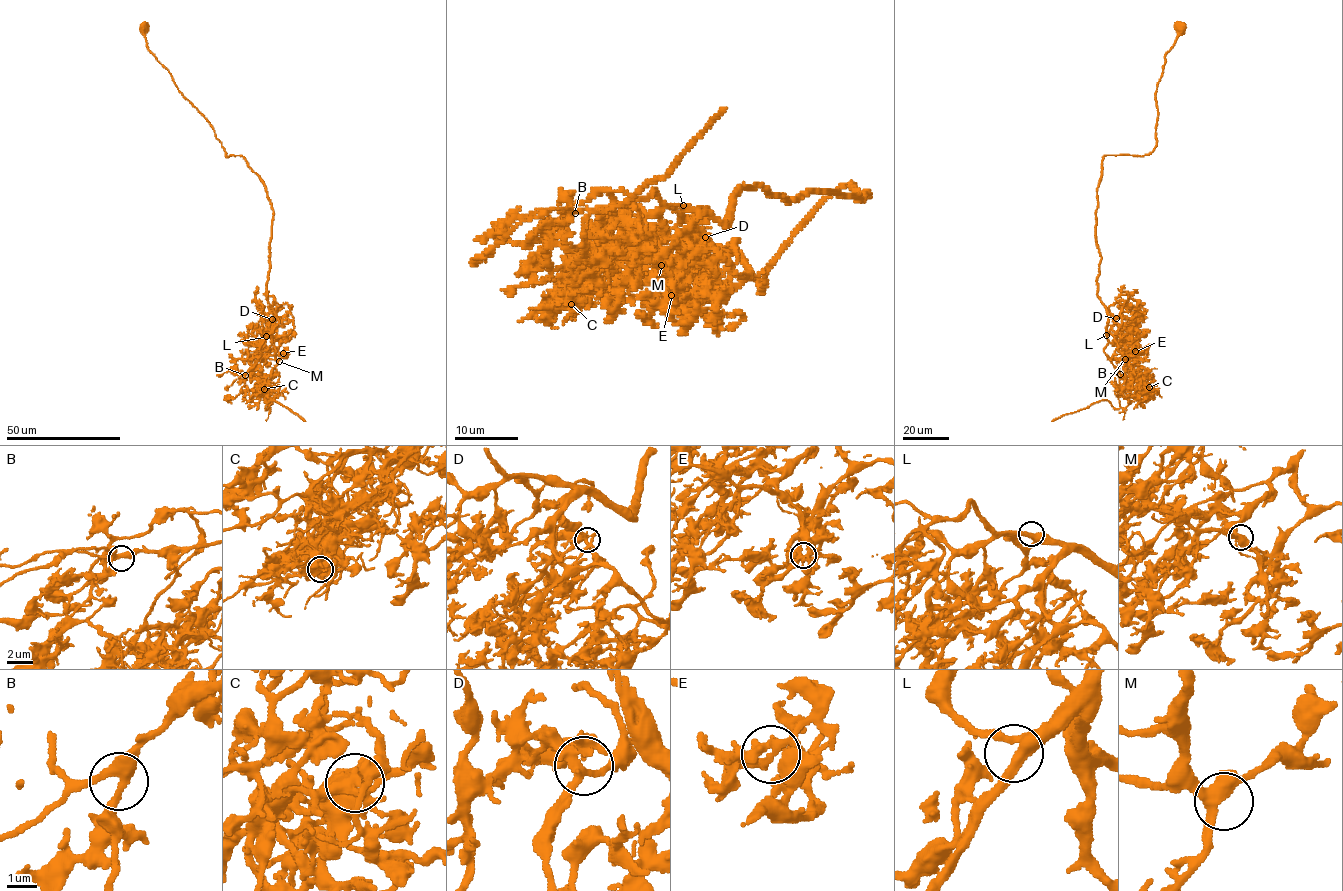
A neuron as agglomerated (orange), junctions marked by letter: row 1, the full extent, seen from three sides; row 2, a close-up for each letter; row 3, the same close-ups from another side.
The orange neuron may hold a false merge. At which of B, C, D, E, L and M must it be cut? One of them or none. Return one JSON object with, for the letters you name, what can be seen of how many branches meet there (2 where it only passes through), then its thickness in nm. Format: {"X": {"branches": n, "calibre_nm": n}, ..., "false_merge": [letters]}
{"C": {"branches": 3, "calibre_nm": 550}, "false_merge": ["C"]}

